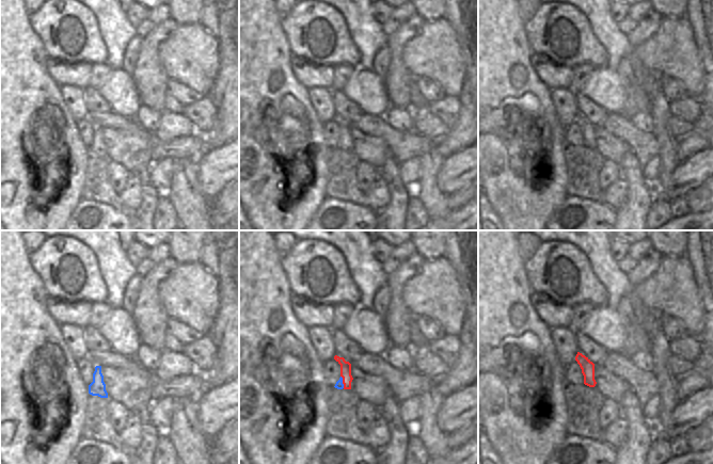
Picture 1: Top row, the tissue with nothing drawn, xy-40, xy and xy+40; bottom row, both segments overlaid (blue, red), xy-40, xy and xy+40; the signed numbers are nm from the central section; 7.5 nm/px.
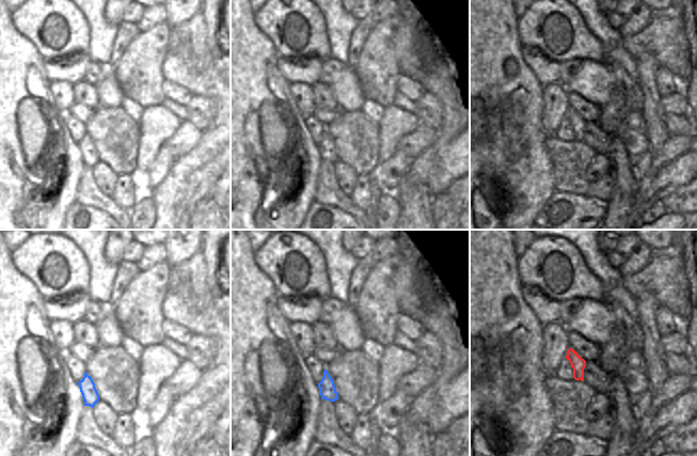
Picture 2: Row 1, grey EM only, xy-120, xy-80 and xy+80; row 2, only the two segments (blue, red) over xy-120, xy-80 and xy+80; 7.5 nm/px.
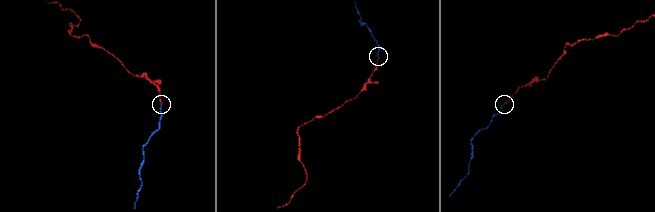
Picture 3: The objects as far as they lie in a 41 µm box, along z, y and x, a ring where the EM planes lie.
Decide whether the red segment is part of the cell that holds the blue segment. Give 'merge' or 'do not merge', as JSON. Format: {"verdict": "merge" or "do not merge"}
{"verdict": "merge"}

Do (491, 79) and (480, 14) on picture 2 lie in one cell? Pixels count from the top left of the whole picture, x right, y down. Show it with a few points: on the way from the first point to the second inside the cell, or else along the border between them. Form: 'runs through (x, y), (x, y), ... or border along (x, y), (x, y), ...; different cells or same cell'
runs through (480, 63), (480, 30); same cell

